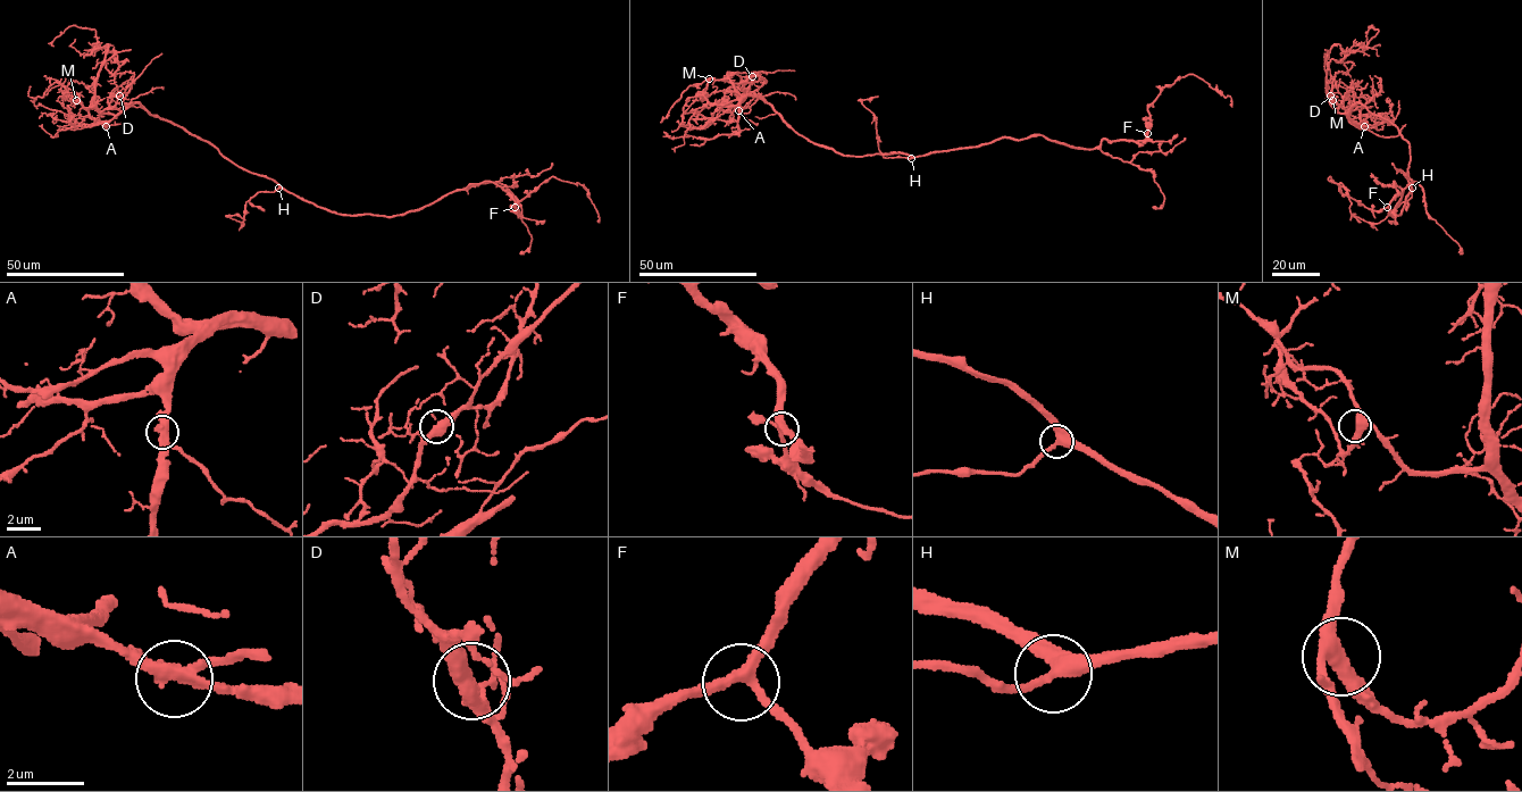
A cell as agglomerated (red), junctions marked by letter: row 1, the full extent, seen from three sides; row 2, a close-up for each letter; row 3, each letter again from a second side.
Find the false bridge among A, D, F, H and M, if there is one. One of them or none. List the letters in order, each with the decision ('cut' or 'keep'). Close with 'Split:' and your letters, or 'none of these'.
A: keep
D: keep
F: keep
H: keep
M: keep
Split: none of these

